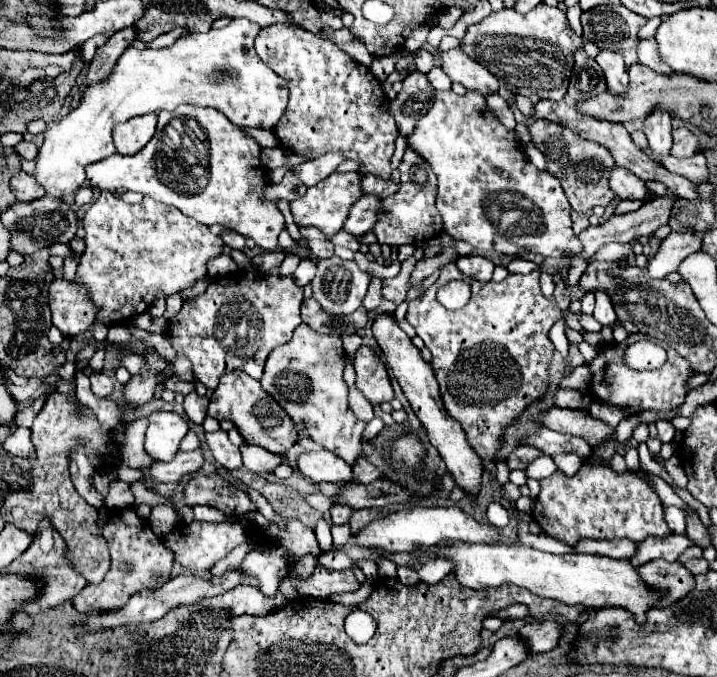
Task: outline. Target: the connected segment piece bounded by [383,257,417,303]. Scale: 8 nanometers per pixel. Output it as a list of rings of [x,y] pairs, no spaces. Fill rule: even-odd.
[[[407,257],[407,259],[401,263],[401,271],[399,271],[397,277],[393,277],[393,279],[383,279],[383,297],[385,297],[385,299],[389,299],[389,301],[393,301],[393,303],[405,301],[409,277],[411,277],[411,271],[415,269],[415,263],[417,263],[415,257]]]

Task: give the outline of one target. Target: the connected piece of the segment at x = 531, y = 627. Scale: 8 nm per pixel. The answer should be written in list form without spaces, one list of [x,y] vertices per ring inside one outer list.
[[[543,619],[543,621],[527,623],[519,633],[527,639],[531,653],[539,653],[539,651],[555,649],[559,645],[561,635],[565,633],[565,627],[555,619]]]

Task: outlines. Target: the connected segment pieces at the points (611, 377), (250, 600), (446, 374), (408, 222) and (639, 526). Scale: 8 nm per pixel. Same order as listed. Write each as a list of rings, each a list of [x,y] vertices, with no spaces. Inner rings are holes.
[[[617,345],[617,347],[601,349],[597,353],[597,357],[591,363],[587,363],[587,367],[593,373],[591,393],[599,401],[605,401],[609,405],[633,407],[637,411],[653,409],[653,411],[659,411],[659,413],[667,413],[667,411],[679,407],[685,401],[685,395],[689,393],[687,381],[693,377],[693,371],[691,371],[691,365],[687,363],[687,359],[683,359],[669,345],[663,345],[665,351],[667,351],[667,361],[665,361],[663,367],[659,367],[655,371],[635,371],[629,365],[623,363],[625,347],[627,345]]]
[[[239,585],[227,593],[223,593],[221,597],[213,597],[213,599],[203,599],[207,601],[211,607],[225,607],[231,609],[231,613],[235,617],[243,615],[243,613],[253,613],[253,615],[265,615],[271,613],[273,609],[281,607],[283,603],[287,603],[287,599],[277,591],[275,597],[267,597],[261,591],[257,591],[251,585]]]
[[[447,263],[441,269],[441,277],[431,285],[421,297],[409,301],[409,309],[405,319],[413,325],[417,335],[423,339],[425,347],[431,351],[431,367],[435,371],[437,383],[441,387],[441,397],[445,403],[447,413],[461,423],[467,433],[469,445],[479,453],[483,459],[485,471],[495,477],[495,463],[497,451],[503,445],[505,429],[511,427],[523,413],[523,409],[543,399],[549,389],[549,365],[553,359],[553,343],[549,339],[549,329],[561,317],[561,309],[553,297],[543,297],[539,289],[539,271],[531,271],[527,275],[507,275],[501,283],[489,281],[481,283],[477,279],[467,279],[471,285],[471,299],[459,311],[447,311],[437,299],[435,293],[441,285],[451,279],[463,279],[465,275],[457,269],[455,263]]]
[[[411,147],[405,149],[399,171],[401,171],[401,187],[395,195],[383,199],[383,205],[387,211],[379,215],[379,221],[373,229],[379,243],[397,245],[397,247],[403,243],[415,245],[441,235],[443,221],[439,219],[439,213],[435,209],[435,197],[437,197],[435,173],[431,171],[431,167],[427,167],[423,159],[419,159],[419,155],[415,155],[415,151],[411,151]]]
[[[585,463],[573,477],[555,471],[551,477],[541,479],[541,493],[535,501],[533,515],[539,527],[567,543],[577,545],[581,539],[631,539],[641,543],[645,537],[667,537],[671,535],[659,497],[639,477],[639,473],[627,471],[625,475],[615,473],[609,465]]]

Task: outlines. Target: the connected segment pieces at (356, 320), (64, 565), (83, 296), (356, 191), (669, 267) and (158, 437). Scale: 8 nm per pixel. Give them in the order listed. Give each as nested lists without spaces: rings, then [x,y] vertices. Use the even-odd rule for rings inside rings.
[[[305,299],[303,307],[301,307],[301,319],[303,323],[307,323],[313,331],[317,333],[325,333],[325,335],[353,335],[357,333],[357,329],[363,329],[367,325],[367,309],[359,307],[355,313],[351,313],[349,317],[335,317],[335,315],[327,315],[323,311],[323,307],[319,305],[317,299]]]
[[[43,519],[39,523],[39,529],[35,533],[35,539],[33,543],[29,545],[29,549],[17,557],[7,569],[3,569],[1,573],[27,573],[27,575],[37,575],[43,579],[43,589],[41,589],[41,595],[33,601],[33,607],[37,609],[51,609],[51,607],[57,607],[61,605],[63,601],[67,599],[73,599],[85,585],[85,577],[81,573],[77,573],[71,565],[71,561],[67,559],[67,543],[65,539],[57,533],[57,529],[47,521]]]
[[[57,277],[53,281],[49,291],[49,303],[53,313],[53,325],[59,327],[61,333],[67,337],[77,335],[79,331],[87,331],[99,311],[89,299],[83,283],[65,281],[63,277]]]
[[[331,173],[319,185],[309,187],[305,195],[291,201],[291,213],[293,213],[297,225],[303,225],[303,227],[313,225],[313,227],[319,227],[325,235],[333,235],[343,229],[349,209],[361,195],[363,193],[361,193],[361,175],[359,173]]]
[[[669,233],[659,251],[649,257],[649,275],[653,279],[663,279],[669,273],[677,271],[679,261],[683,261],[685,257],[689,257],[691,253],[697,253],[701,249],[701,237],[695,233]]]
[[[155,411],[155,415],[149,415],[145,451],[155,461],[171,461],[177,455],[179,443],[183,441],[187,431],[189,431],[187,421],[177,413]]]

